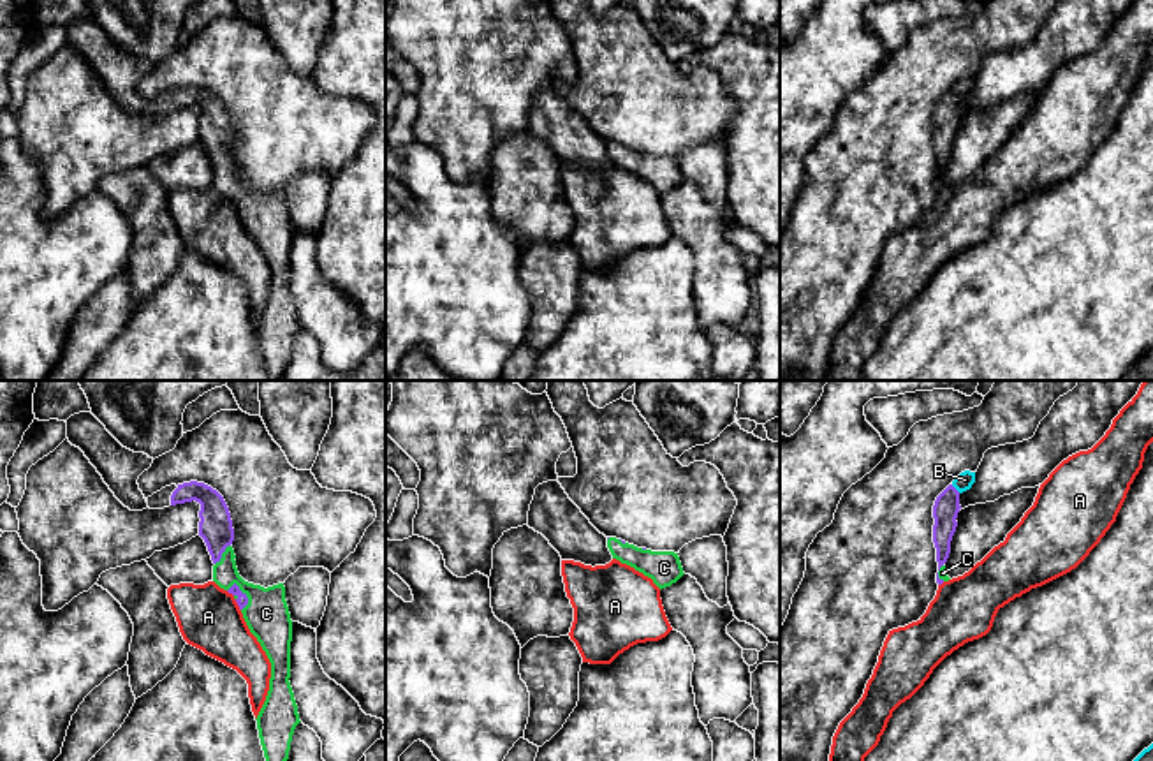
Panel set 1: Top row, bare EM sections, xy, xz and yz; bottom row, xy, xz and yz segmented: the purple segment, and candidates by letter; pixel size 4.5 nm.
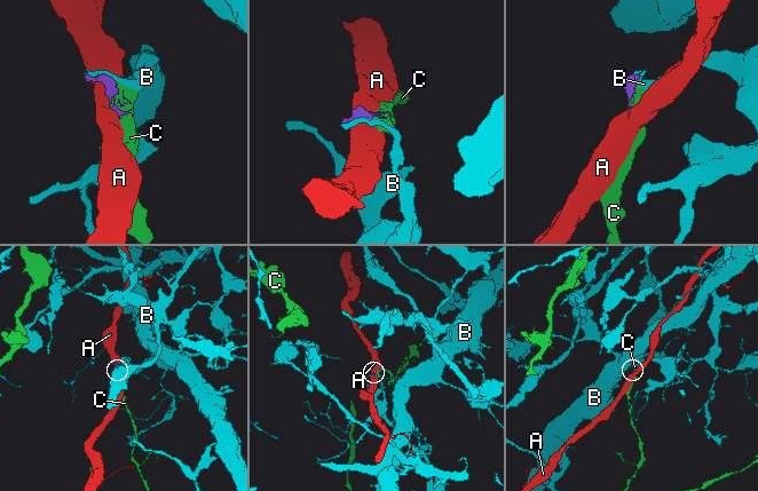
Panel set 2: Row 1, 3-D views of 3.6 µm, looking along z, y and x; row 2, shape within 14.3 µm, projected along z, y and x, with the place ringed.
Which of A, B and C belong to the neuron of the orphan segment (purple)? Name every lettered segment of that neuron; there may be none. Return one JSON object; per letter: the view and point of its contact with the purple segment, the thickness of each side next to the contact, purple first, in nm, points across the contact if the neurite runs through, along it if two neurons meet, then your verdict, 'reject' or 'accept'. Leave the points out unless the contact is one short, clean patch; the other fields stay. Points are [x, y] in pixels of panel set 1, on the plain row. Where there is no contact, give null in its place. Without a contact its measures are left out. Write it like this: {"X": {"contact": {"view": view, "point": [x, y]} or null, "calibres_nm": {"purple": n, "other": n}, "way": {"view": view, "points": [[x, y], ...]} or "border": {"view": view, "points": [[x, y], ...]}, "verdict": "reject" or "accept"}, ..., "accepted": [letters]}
{"A": {"contact": {"view": "xy", "point": [238, 210]}, "calibres_nm": {"purple": 50, "other": 280}, "border": {"view": "xy", "points": [[235, 205], [240, 215]]}, "verdict": "reject"}, "B": {"contact": {"view": "yz", "point": [954, 94]}, "calibres_nm": {"purple": 120, "other": 80}, "border": {"view": "yz", "points": [[951, 90], [960, 97]]}, "verdict": "reject"}, "C": {"contact": {"view": "xy", "point": [245, 201]}, "calibres_nm": {"purple": 50, "other": 200}, "verdict": "accept"}, "accepted": ["C"]}

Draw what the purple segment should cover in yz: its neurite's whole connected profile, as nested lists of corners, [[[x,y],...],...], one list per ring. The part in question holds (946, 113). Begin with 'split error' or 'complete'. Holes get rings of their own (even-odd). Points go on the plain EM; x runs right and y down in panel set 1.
split error; [[[949,90],[935,106],[933,111],[933,148],[936,153],[936,167],[938,167],[938,178],[936,178],[936,188],[942,190],[944,187],[949,187],[945,176],[945,167],[951,159],[951,146],[958,132],[958,118],[959,118],[959,97]]]

